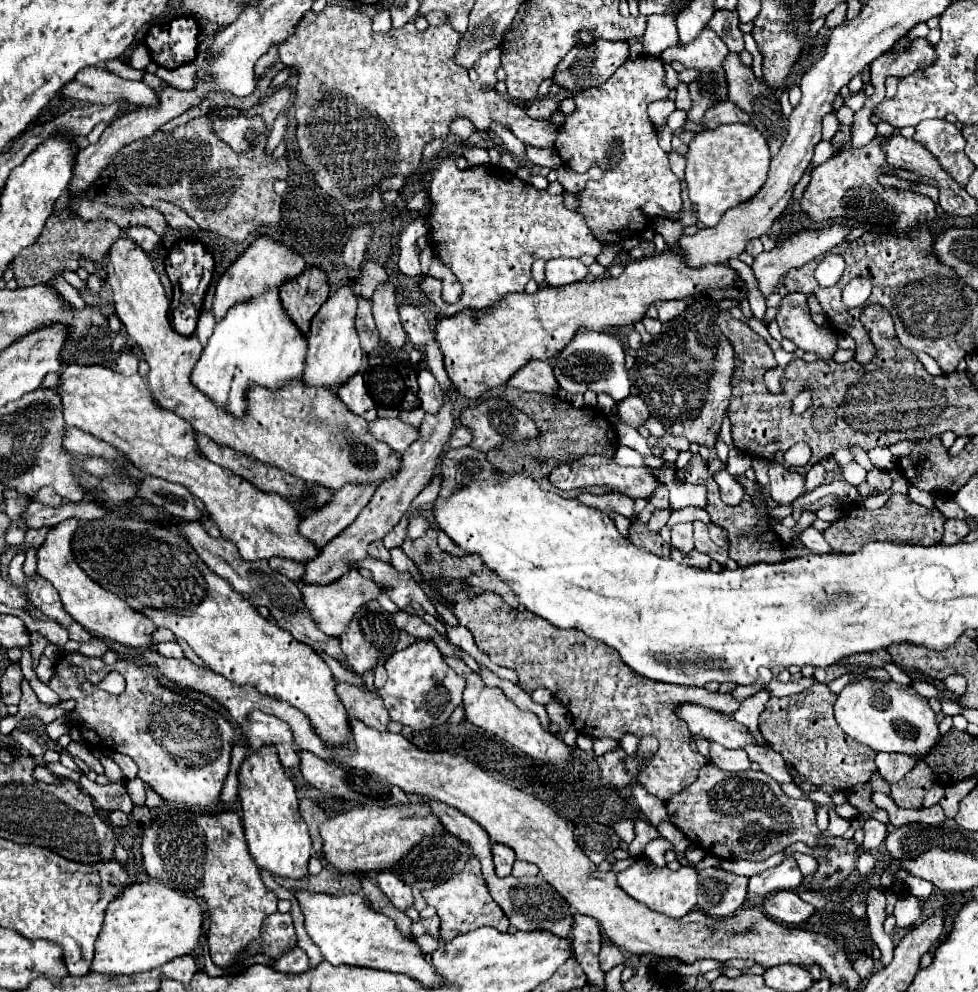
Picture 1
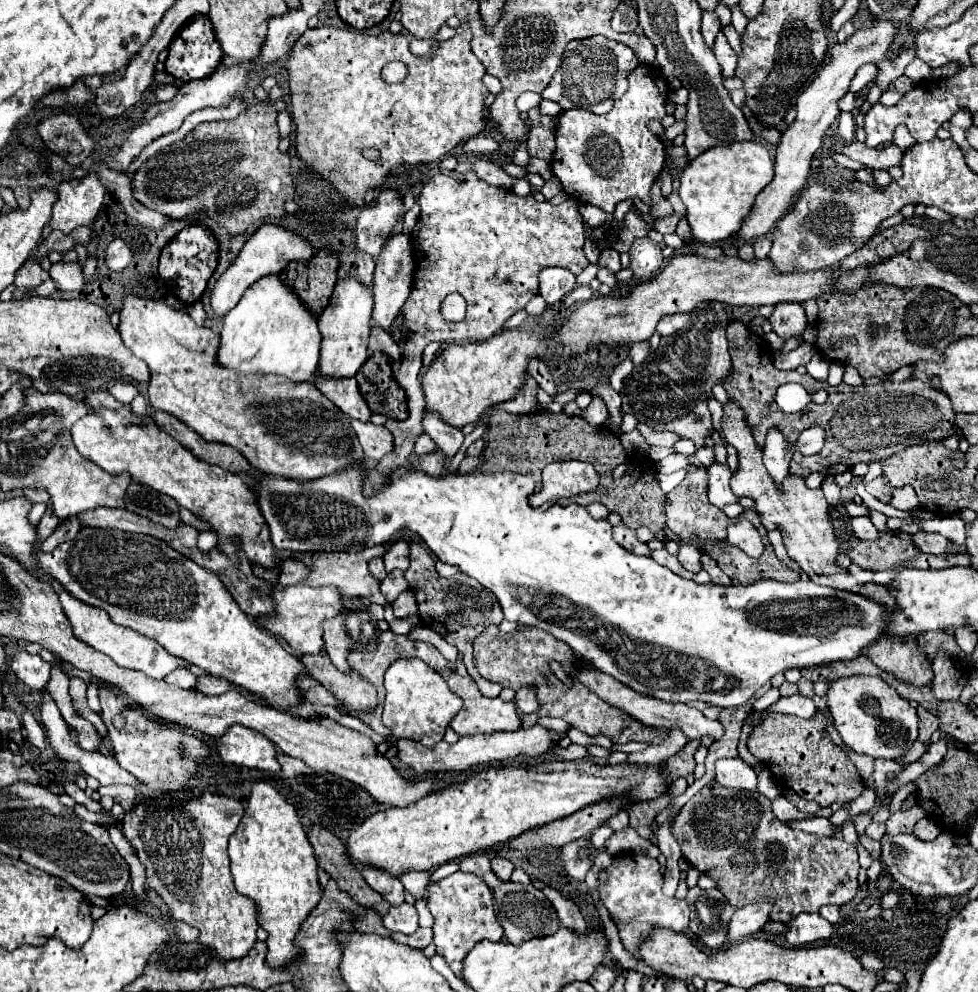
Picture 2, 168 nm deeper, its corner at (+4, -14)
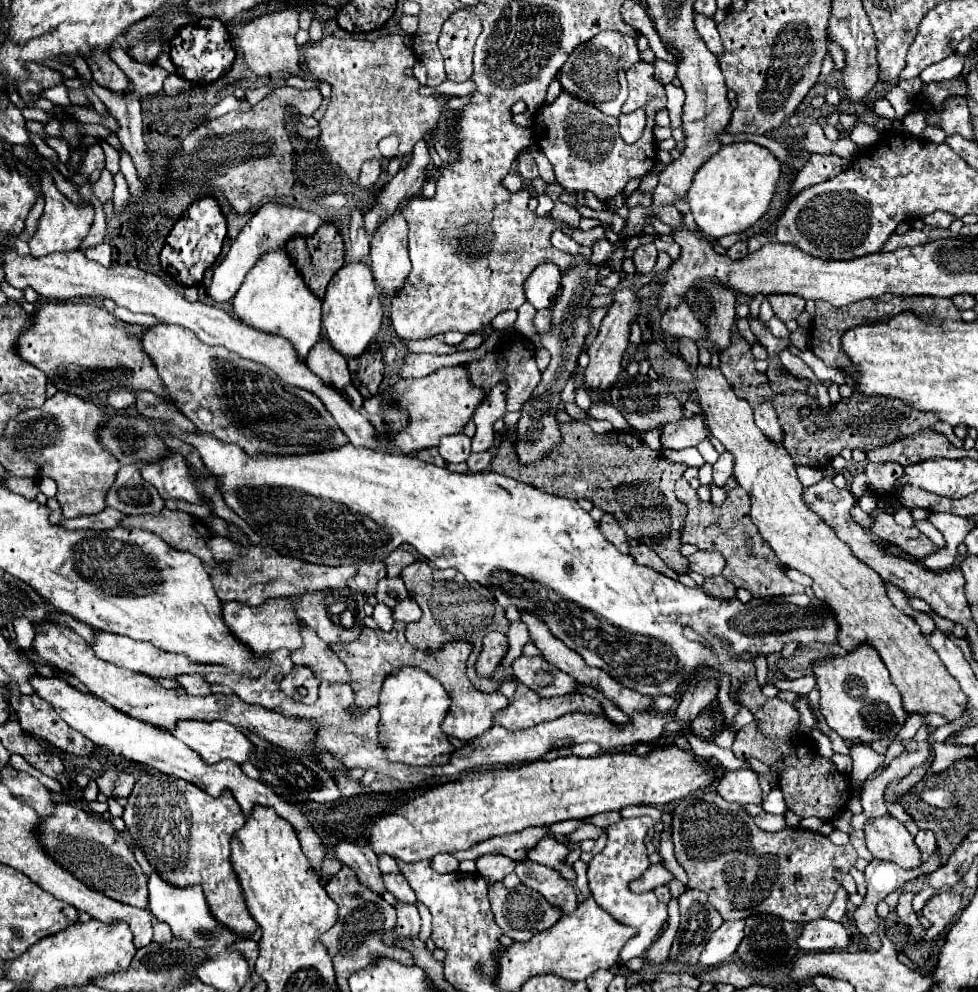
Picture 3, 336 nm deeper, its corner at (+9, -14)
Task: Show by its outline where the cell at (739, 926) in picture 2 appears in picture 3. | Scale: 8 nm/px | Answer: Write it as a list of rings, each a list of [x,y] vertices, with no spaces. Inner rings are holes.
[[[732,920],[724,922],[708,940],[700,964],[702,966],[716,966],[720,962],[726,962],[736,952],[738,944],[744,938],[744,920]]]

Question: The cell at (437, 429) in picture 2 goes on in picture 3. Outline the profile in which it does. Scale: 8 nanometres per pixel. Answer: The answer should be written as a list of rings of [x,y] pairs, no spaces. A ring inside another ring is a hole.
[[[466,434],[442,438],[438,450],[446,462],[466,462],[466,458],[470,456],[470,438]]]

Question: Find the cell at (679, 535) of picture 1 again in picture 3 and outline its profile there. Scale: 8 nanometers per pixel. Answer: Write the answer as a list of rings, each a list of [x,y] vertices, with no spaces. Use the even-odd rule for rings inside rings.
[[[698,550],[692,556],[688,556],[688,562],[690,562],[690,570],[702,574],[704,578],[708,578],[712,574],[718,576],[722,572],[722,568],[724,568],[724,558],[718,552],[702,552],[702,550]]]

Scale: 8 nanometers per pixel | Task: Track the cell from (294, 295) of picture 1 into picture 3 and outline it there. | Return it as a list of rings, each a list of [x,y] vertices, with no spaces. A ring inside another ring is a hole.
[[[322,224],[316,230],[316,234],[308,236],[308,238],[302,238],[302,236],[292,238],[286,246],[286,254],[290,256],[292,264],[296,266],[296,270],[300,272],[306,286],[310,288],[310,292],[316,298],[324,298],[324,292],[326,292],[330,278],[344,266],[344,242],[342,242],[334,224]]]

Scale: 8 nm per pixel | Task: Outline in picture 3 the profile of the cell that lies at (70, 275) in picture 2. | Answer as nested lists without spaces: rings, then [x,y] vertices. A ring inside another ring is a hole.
[[[8,250],[4,254],[4,270],[6,270],[6,282],[14,288],[34,288],[40,296],[50,298],[50,300],[70,300],[70,298],[78,298],[78,296],[98,296],[98,298],[110,298],[116,302],[116,306],[128,308],[130,312],[142,312],[142,314],[152,314],[156,316],[160,322],[168,322],[168,324],[180,324],[188,330],[192,330],[200,342],[210,344],[210,346],[224,346],[236,354],[240,354],[242,358],[254,360],[258,364],[268,366],[270,370],[274,370],[284,382],[310,390],[312,394],[316,394],[324,406],[328,408],[328,412],[334,416],[334,420],[338,422],[340,430],[350,438],[350,444],[354,446],[364,446],[364,448],[378,448],[378,434],[376,428],[366,420],[366,416],[362,416],[360,412],[352,410],[350,402],[336,392],[330,386],[324,386],[320,382],[320,378],[316,378],[304,362],[298,362],[298,356],[292,348],[292,344],[288,340],[284,340],[282,336],[274,336],[274,334],[266,334],[260,330],[254,330],[242,322],[238,322],[234,316],[230,316],[228,312],[208,306],[204,302],[188,302],[184,298],[184,294],[176,292],[174,288],[170,288],[162,278],[142,272],[140,268],[132,268],[132,266],[110,266],[104,268],[98,262],[88,260],[80,250],[72,250],[68,254],[48,254],[42,258],[32,258],[32,256],[18,256],[16,250]]]

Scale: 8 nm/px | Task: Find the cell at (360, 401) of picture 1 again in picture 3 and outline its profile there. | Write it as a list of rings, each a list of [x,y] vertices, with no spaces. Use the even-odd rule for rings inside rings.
[[[320,340],[310,350],[310,354],[306,358],[306,366],[316,376],[320,376],[326,386],[332,386],[334,390],[340,390],[340,394],[344,394],[344,398],[348,398],[348,402],[354,410],[362,408],[364,398],[352,386],[352,378],[350,378],[350,372],[348,372],[346,358],[342,358],[342,354],[332,350],[332,346],[326,340]]]

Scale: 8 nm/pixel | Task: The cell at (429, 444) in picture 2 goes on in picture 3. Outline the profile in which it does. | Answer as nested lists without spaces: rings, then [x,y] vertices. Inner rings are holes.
[[[424,448],[424,450],[420,450],[416,456],[418,456],[420,460],[424,460],[424,462],[432,462],[432,464],[436,464],[436,466],[444,466],[444,464],[446,464],[444,458],[438,454],[438,448]]]

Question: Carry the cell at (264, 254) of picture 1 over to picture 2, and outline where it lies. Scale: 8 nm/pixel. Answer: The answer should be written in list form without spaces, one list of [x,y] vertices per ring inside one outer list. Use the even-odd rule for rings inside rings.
[[[261,224],[251,238],[245,242],[241,252],[237,254],[235,262],[223,272],[223,276],[217,280],[213,292],[211,292],[211,308],[217,316],[225,316],[243,296],[243,292],[257,282],[257,278],[267,274],[279,274],[289,262],[305,262],[313,256],[313,246],[299,234],[277,226],[277,224]]]

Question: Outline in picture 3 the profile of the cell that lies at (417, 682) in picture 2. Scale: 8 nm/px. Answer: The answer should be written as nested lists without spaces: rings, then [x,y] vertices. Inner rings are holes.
[[[402,666],[388,674],[380,690],[380,740],[388,750],[388,760],[402,762],[408,766],[436,766],[446,764],[450,752],[454,750],[448,738],[442,734],[440,724],[452,698],[444,692],[444,686],[436,682],[424,670],[416,670],[414,666]]]

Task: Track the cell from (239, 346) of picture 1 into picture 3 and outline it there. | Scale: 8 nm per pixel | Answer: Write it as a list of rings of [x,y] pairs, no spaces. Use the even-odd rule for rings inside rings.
[[[282,248],[264,254],[256,262],[256,266],[246,274],[246,280],[242,282],[240,290],[232,300],[232,312],[240,322],[254,326],[256,330],[284,336],[288,342],[292,342],[298,358],[304,362],[308,352],[316,346],[316,342],[322,340],[320,304],[320,298],[310,294],[308,286],[304,284],[304,280],[300,278],[288,254]]]

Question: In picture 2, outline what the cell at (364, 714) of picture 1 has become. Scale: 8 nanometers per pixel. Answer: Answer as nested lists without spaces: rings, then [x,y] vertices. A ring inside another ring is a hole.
[[[319,652],[319,654],[305,654],[301,656],[303,666],[309,670],[309,674],[319,680],[327,690],[331,690],[337,700],[343,702],[345,710],[373,710],[377,704],[377,692],[375,686],[365,682],[361,674],[351,670],[349,674],[337,670],[329,656]]]

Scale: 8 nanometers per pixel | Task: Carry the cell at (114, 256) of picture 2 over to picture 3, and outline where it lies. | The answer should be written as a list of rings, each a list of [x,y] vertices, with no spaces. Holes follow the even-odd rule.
[[[102,242],[102,244],[98,244],[98,246],[88,248],[88,250],[86,250],[86,258],[88,258],[88,260],[94,260],[94,262],[98,262],[98,264],[102,264],[102,266],[110,266],[110,264],[112,264],[112,248],[110,248],[110,244]]]

